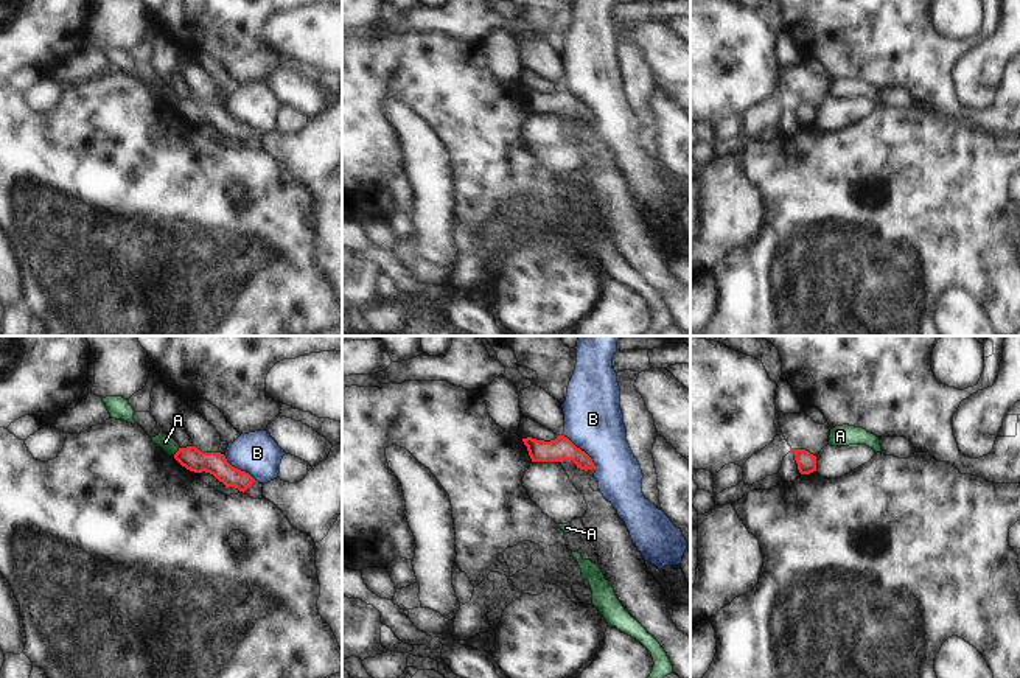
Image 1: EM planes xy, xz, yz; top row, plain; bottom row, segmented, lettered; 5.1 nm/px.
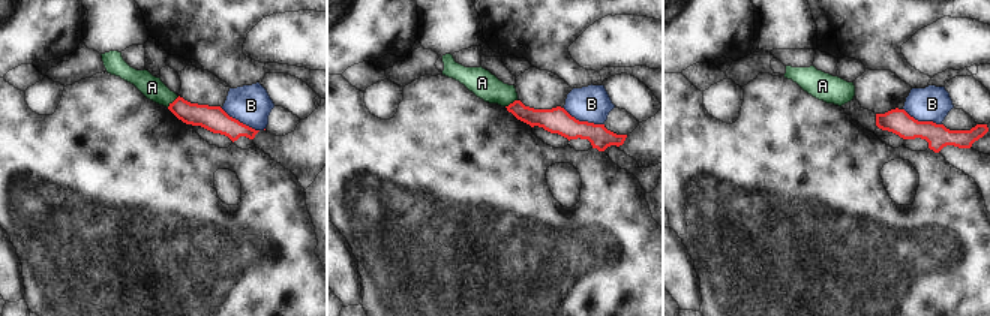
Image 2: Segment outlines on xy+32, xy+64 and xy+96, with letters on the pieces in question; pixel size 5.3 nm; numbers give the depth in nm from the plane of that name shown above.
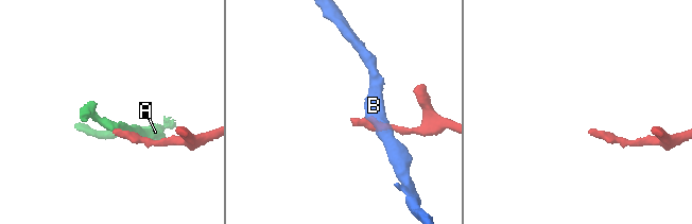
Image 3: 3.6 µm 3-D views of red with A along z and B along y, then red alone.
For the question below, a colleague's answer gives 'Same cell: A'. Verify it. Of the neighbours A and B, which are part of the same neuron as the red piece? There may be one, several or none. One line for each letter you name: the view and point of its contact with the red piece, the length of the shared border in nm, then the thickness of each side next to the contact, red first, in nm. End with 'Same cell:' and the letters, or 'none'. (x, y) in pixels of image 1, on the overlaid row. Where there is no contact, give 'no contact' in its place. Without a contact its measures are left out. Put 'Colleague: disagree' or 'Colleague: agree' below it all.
Same cell: none
Colleague: disagree

